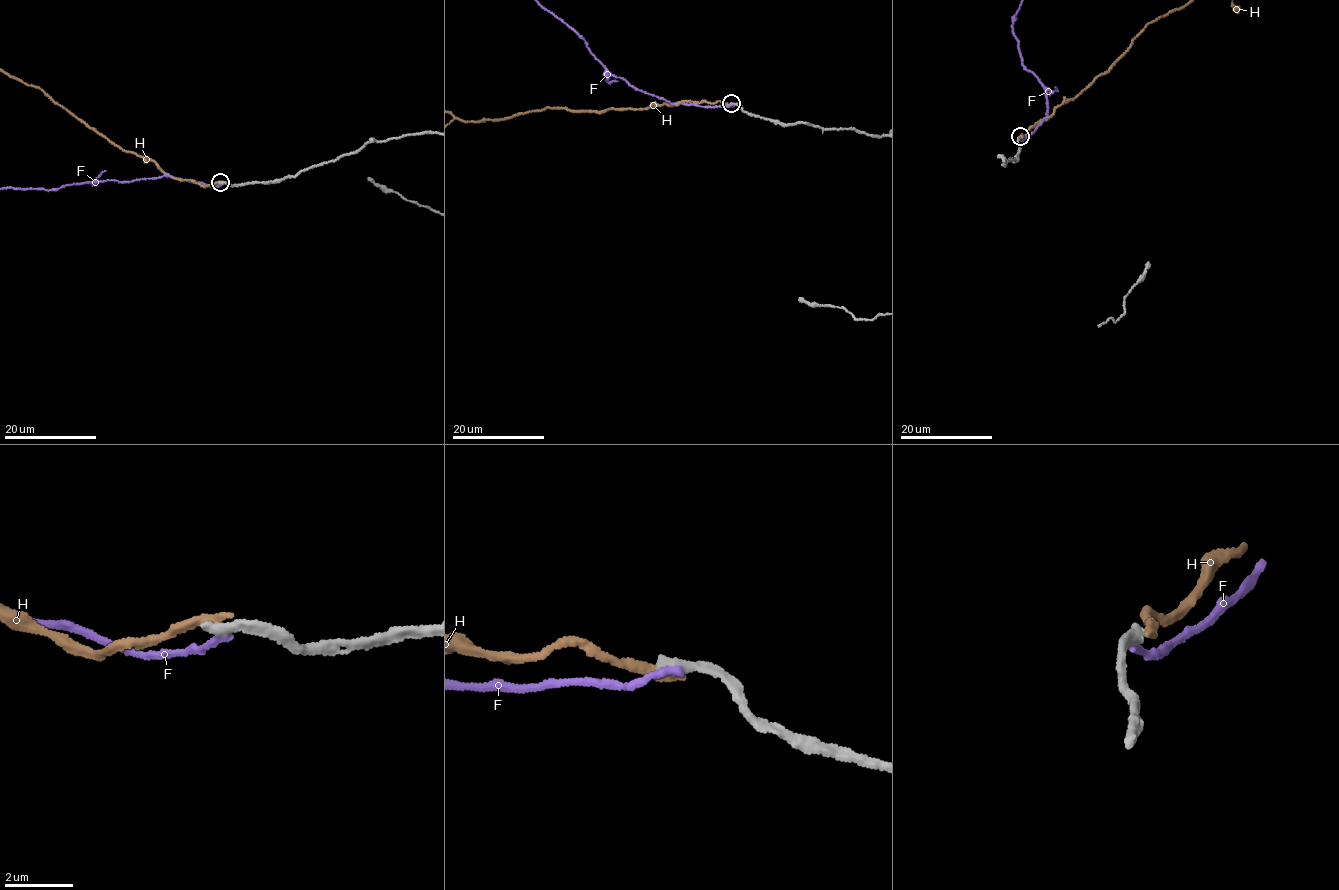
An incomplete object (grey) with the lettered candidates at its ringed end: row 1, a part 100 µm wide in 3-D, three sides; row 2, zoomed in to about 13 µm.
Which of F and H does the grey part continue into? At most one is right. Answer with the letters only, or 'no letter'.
no letter

